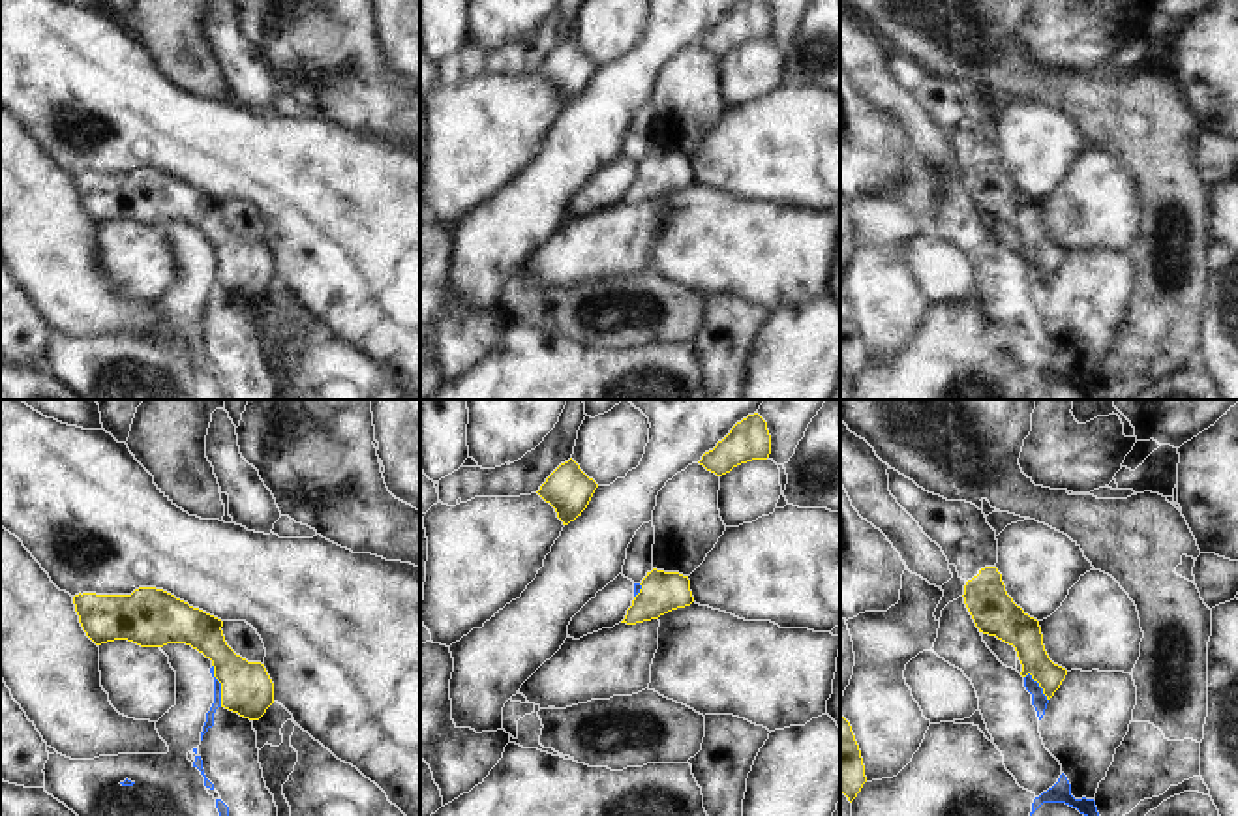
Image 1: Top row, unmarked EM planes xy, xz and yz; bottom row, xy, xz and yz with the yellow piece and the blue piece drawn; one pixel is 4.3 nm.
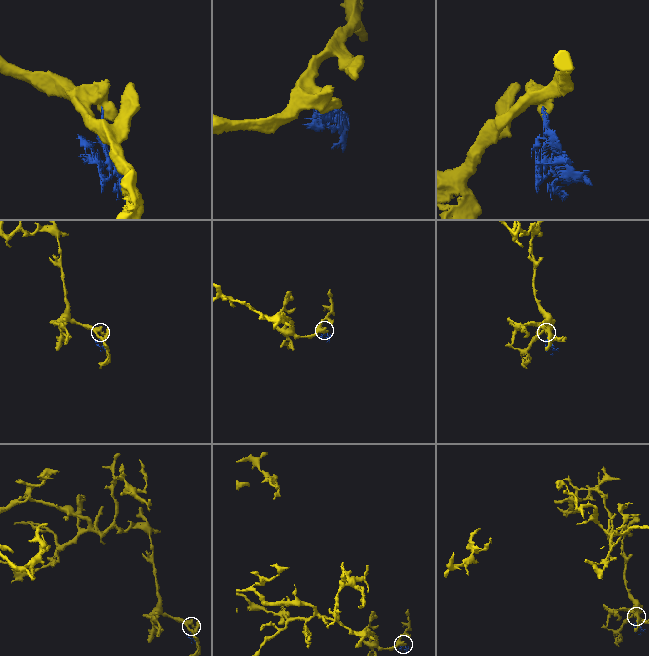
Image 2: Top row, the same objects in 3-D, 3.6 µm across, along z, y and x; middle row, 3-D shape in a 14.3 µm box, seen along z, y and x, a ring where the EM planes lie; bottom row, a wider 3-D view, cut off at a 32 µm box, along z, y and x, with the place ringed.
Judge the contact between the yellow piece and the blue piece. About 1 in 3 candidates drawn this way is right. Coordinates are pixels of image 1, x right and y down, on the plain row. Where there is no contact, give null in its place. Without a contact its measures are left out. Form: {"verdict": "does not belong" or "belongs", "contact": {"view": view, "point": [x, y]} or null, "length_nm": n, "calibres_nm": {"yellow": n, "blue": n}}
{"verdict": "does not belong", "contact": {"view": "xy", "point": [222, 265]}, "length_nm": 190, "calibres_nm": {"yellow": 220, "blue": 40}}

